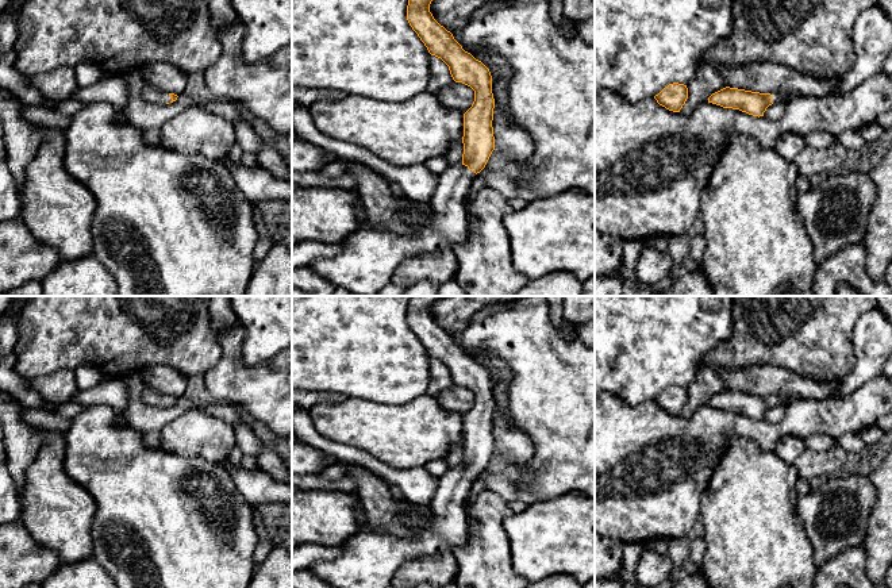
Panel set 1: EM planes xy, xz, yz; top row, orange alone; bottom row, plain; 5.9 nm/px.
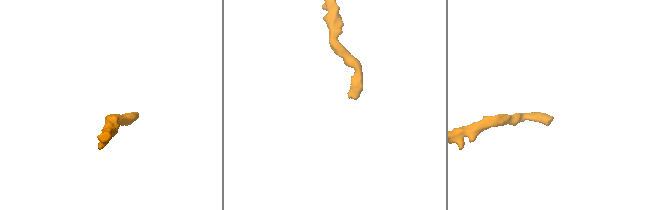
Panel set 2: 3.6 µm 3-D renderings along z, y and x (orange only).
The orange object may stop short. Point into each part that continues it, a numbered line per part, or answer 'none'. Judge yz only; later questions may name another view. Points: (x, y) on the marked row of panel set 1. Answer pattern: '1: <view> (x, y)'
1: yz (776, 96)

